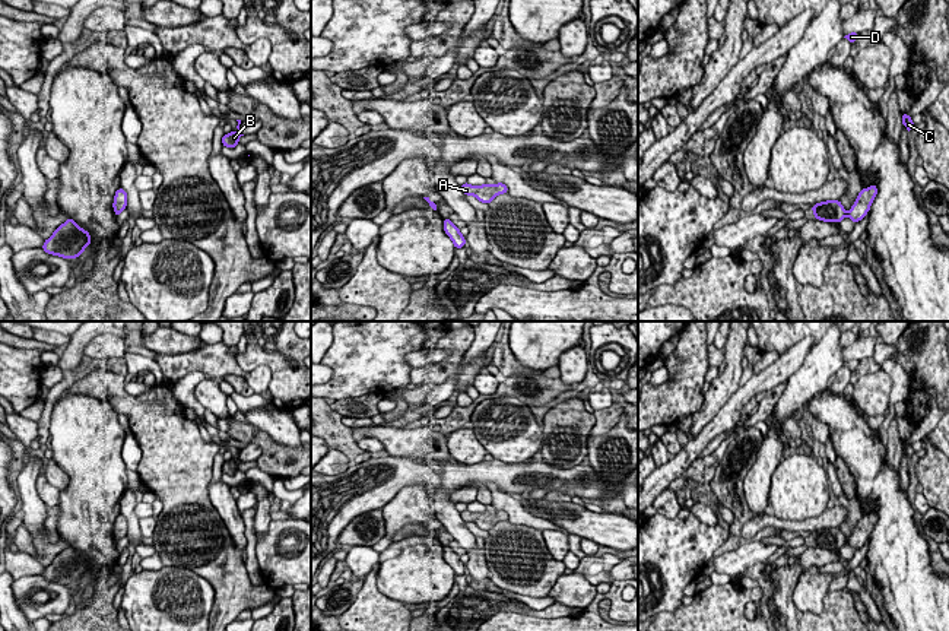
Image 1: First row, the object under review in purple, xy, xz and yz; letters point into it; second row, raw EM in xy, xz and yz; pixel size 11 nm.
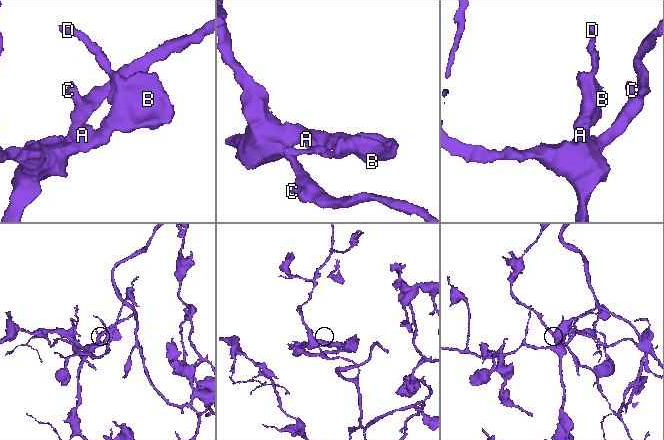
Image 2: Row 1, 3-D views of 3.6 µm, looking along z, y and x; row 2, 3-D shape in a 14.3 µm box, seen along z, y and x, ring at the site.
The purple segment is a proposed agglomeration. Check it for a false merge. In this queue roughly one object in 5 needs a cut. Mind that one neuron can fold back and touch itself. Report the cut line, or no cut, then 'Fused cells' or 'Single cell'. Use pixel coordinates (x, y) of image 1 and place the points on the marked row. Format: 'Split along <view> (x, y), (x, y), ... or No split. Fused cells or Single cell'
No split. Single cell

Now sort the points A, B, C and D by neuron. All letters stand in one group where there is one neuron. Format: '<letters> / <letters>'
A B C D

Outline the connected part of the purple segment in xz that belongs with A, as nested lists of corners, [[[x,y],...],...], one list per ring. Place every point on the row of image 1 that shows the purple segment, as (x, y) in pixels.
[[[464,183],[460,186],[461,191],[466,196],[474,196],[482,203],[491,203],[498,194],[508,193],[508,187],[502,183],[496,183],[495,186],[483,184],[483,186],[470,186]]]

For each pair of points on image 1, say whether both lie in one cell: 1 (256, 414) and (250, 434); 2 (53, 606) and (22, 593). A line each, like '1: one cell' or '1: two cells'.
1: two cells
2: one cell

